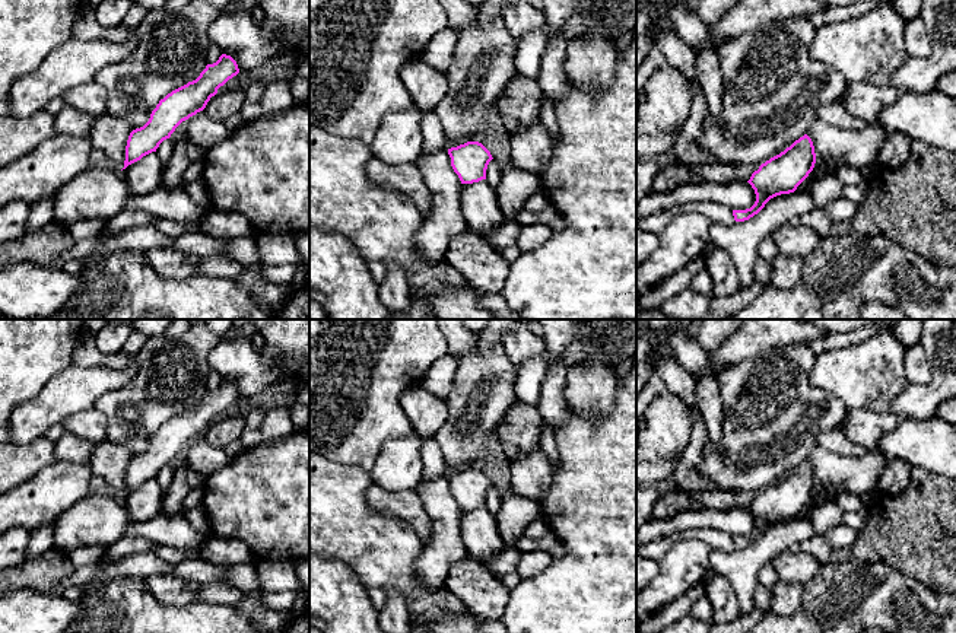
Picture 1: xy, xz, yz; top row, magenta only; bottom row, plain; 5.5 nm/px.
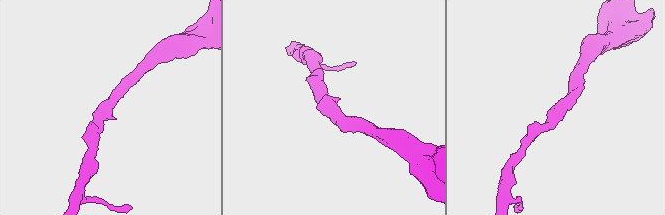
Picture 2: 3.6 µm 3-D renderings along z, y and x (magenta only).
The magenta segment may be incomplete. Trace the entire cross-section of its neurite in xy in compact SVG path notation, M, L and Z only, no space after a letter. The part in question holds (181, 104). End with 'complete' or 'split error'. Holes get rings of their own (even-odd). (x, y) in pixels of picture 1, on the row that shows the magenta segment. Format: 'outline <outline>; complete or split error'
outline M222 54L216 63L207 64L196 80L161 99L149 121L130 133L123 169L156 152L182 121L203 111L217 89L238 73L236 61L231 55Z; complete

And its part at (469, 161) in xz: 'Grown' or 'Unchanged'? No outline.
Unchanged

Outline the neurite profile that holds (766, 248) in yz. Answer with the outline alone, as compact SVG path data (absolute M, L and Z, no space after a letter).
M771 235L759 242L758 257L771 263L776 254L779 254L779 249L778 249L778 246L776 246L776 244L775 244L775 241L772 239Z

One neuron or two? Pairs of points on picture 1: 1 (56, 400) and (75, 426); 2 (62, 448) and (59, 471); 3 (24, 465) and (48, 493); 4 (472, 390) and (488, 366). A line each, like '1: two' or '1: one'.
1: two
2: two
3: two
4: one

